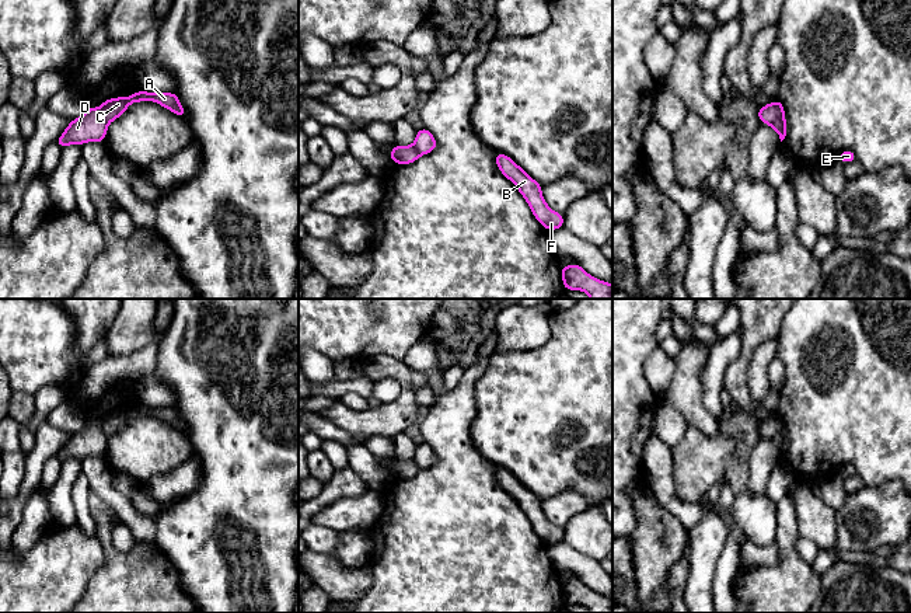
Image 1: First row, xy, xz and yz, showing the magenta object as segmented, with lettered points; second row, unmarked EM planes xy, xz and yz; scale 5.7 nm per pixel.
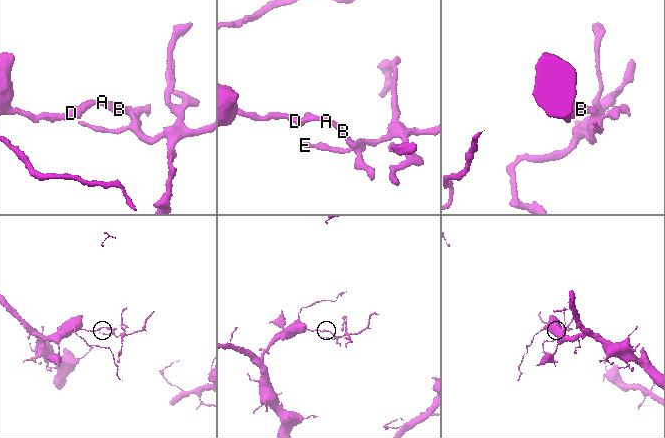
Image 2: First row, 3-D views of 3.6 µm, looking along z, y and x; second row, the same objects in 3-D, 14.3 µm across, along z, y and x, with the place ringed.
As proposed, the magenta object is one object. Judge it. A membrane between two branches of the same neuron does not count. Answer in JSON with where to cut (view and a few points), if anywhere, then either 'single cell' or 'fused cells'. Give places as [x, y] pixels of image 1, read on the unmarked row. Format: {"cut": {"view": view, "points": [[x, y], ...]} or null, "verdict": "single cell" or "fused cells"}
{"cut": {"view": "xy", "points": [[98, 422], [107, 438]]}, "verdict": "fused cells"}

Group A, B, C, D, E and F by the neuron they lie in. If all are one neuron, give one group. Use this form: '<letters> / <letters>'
A B C E F / D

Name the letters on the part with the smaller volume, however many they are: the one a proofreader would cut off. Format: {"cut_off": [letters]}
{"cut_off": ["A", "B", "C", "E", "F"]}

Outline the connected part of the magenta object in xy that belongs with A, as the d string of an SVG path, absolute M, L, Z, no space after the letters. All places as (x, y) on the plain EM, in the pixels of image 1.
M137 405L130 408L128 412L116 411L105 414L100 424L102 426L102 431L107 438L115 435L119 432L126 422L132 417L140 417L140 415L154 415L164 422L170 424L171 426L177 428L178 431L185 431L185 422L181 419L178 411L175 407L149 407L149 405Z

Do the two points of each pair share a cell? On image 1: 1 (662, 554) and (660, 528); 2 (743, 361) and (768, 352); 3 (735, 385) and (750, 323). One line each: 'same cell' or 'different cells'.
1: same cell
2: different cells
3: same cell

